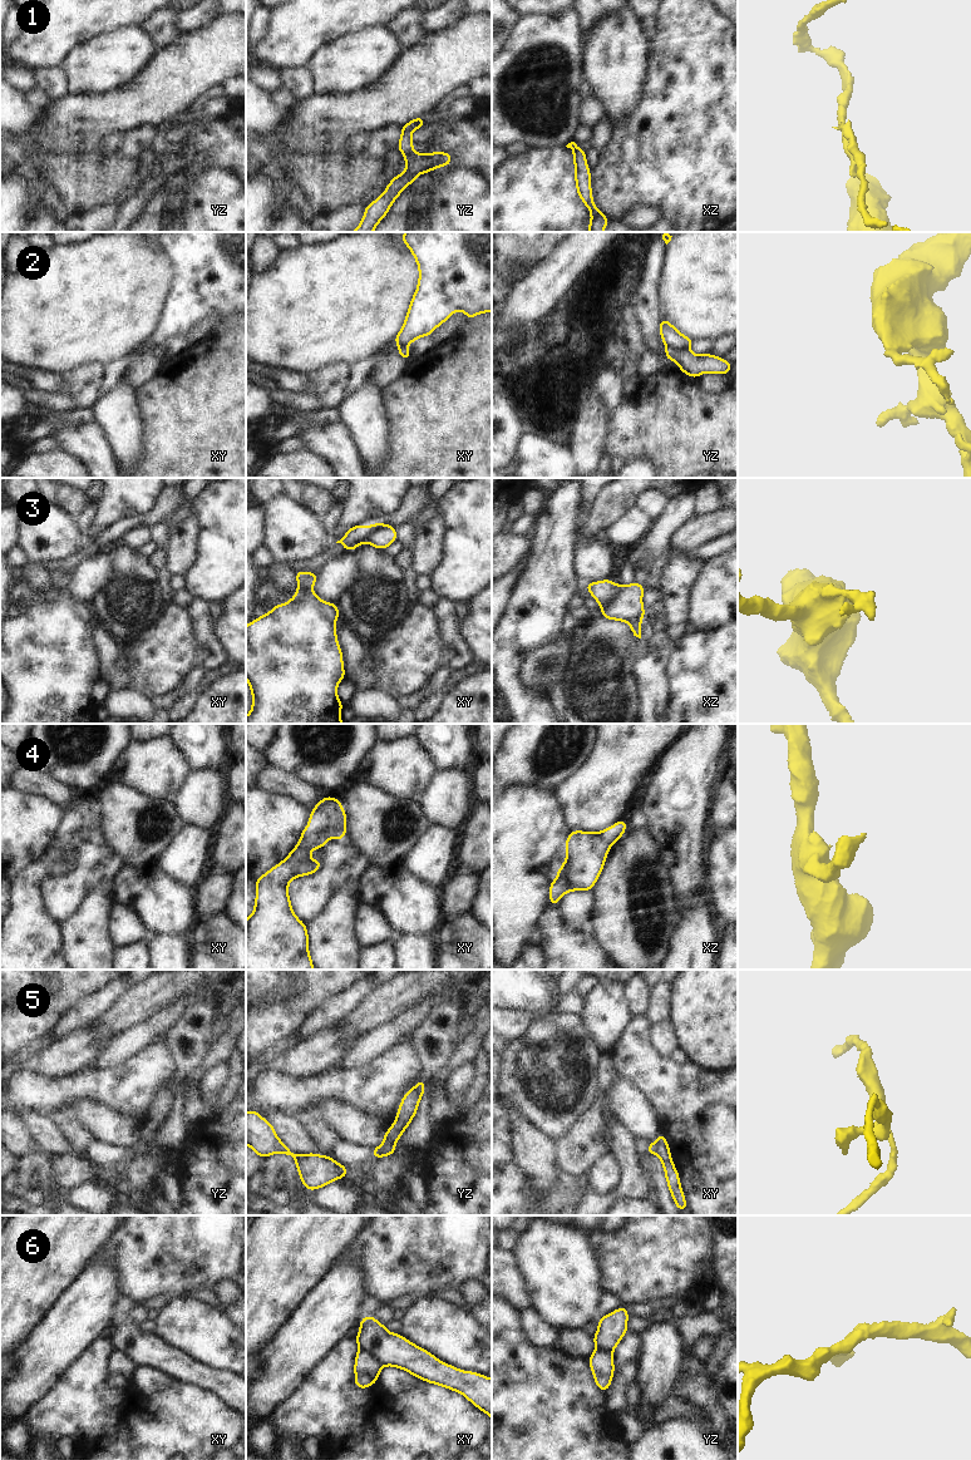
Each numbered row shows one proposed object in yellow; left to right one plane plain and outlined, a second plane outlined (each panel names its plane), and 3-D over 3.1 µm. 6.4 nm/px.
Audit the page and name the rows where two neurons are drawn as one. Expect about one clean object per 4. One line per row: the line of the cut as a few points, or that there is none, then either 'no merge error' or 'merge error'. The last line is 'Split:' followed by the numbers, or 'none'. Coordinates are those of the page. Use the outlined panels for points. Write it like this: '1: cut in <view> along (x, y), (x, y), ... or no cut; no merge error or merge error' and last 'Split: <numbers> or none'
1: cut in yz along (410, 152), (405, 157); merge error
2: cut in yz along (666, 344), (688, 350); merge error
3: cut in xz along (615, 585), (611, 598), (601, 608); merge error
4: no cut; no merge error
5: cut in xy along (655, 1143), (657, 1153); merge error
6: cut in xy along (359, 1350), (369, 1352), (383, 1365); merge error
Split: 1, 2, 3, 5, 6

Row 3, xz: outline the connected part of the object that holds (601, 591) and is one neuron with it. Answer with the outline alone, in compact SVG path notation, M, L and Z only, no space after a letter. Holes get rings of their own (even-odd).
M602 579L600 582L591 582L585 585L585 588L591 592L591 597L598 602L601 608L610 602L613 587L615 582L611 579Z

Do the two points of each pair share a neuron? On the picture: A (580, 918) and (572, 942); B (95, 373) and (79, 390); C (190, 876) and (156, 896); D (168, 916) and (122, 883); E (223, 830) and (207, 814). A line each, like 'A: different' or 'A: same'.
A: different
B: same
C: different
D: same
E: different

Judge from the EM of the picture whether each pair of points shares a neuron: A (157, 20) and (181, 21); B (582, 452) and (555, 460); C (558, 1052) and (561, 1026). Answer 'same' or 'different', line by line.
A: different
B: different
C: same

